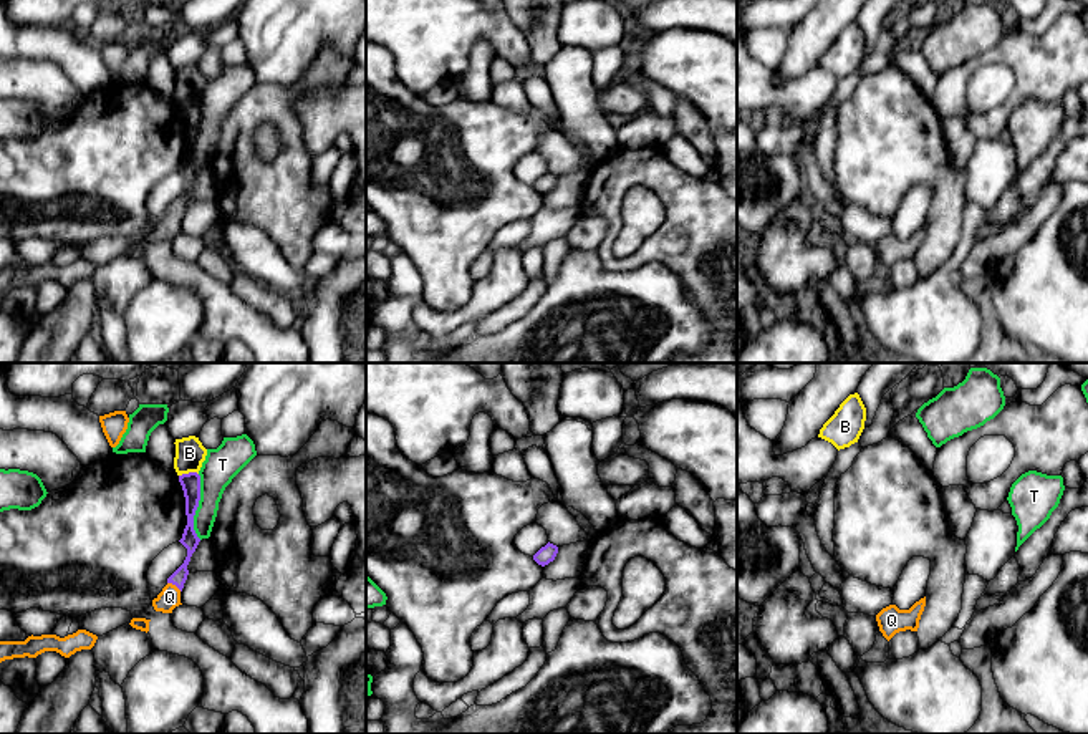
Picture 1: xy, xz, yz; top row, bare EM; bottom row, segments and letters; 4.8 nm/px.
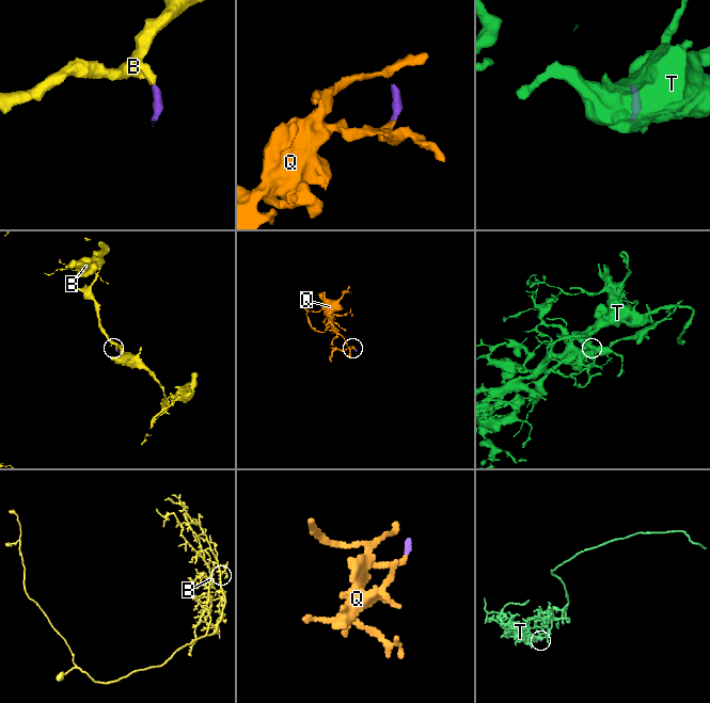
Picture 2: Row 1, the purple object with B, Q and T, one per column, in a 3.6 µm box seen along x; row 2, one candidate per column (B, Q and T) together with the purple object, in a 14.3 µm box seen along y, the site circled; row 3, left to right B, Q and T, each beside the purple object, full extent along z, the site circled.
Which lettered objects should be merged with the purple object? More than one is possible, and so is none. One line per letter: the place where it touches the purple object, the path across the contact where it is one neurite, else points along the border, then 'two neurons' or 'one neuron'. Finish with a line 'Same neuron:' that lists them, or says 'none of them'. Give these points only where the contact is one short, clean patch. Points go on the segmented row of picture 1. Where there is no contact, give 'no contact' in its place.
B: meets purple in xy at (189, 473); border along xy (197, 473), (182, 473), (179, 476); two neurons
Q: meets purple in xy at (174, 584); runs through xy (189, 539), (189, 555), (174, 584), (169, 597); one neuron
T: meets purple in xy at (197, 506); border along xy (197, 474), (199, 506), (194, 516), (194, 532), (201, 539); two neurons
Same neuron: Q

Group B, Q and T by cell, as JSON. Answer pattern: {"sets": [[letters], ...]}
{"sets": [["B"], ["Q"], ["T"]]}

